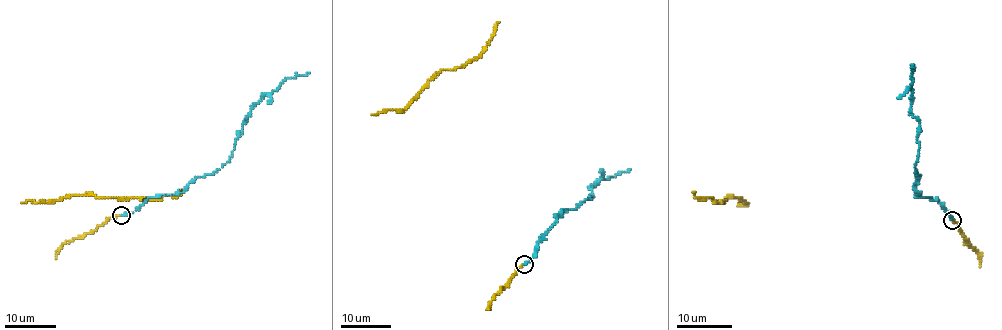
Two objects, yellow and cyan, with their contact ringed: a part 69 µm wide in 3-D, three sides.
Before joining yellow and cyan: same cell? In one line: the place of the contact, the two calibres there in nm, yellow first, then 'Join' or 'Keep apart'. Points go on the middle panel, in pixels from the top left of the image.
Place: (524, 264). Thickness 220 nm (yellow) against 240 nm. Join

